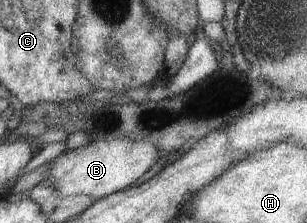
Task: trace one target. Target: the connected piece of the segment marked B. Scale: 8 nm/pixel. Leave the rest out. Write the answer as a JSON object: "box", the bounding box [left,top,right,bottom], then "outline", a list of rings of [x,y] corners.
{"box":[47,139,157,199],"outline":[[[93,139],[85,146],[64,150],[49,162],[47,178],[60,196],[86,195],[101,199],[121,191],[138,180],[157,160],[156,148],[147,141],[127,139]]]}

